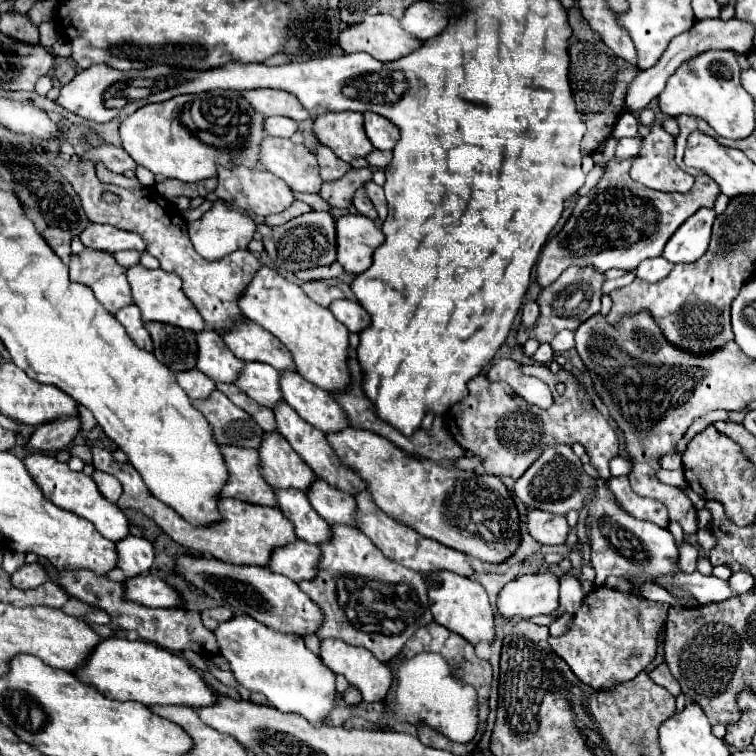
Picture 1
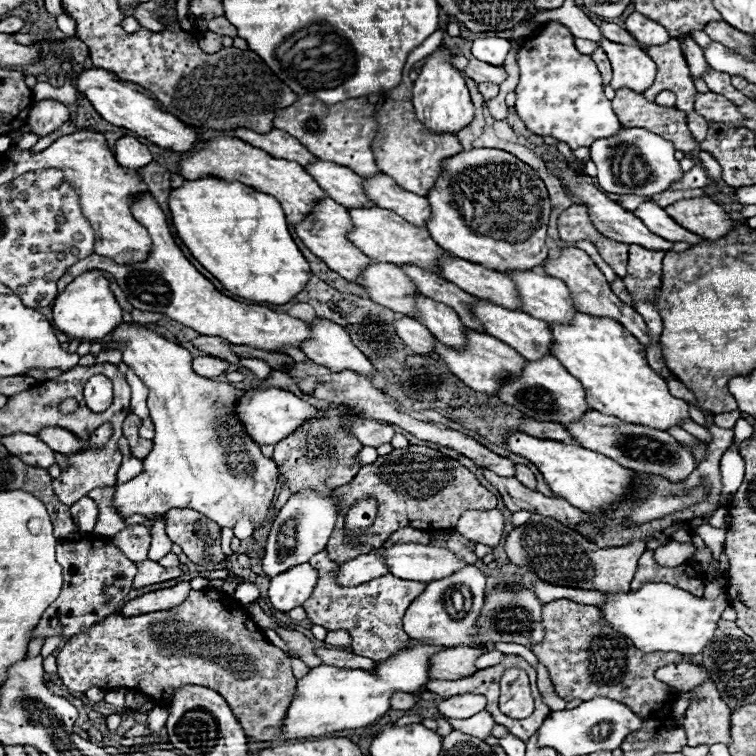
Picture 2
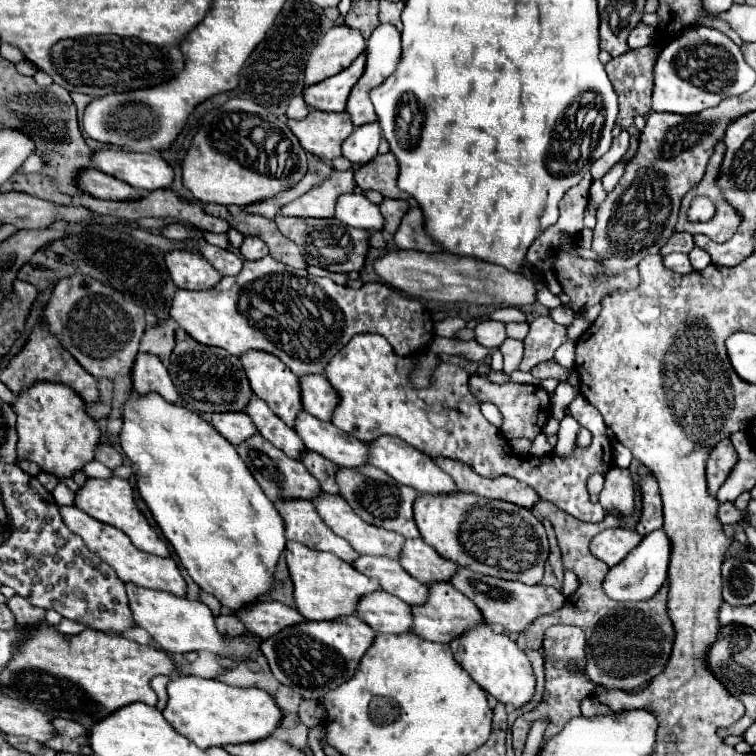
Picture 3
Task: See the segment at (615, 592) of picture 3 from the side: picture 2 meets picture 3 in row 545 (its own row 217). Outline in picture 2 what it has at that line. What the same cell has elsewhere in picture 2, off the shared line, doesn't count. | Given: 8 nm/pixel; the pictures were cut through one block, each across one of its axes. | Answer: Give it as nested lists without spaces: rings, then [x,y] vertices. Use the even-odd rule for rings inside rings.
[[[646,202],[646,204],[640,204],[638,210],[634,210],[634,214],[650,228],[650,232],[666,238],[666,240],[672,240],[672,242],[688,242],[688,244],[702,244],[704,238],[698,236],[698,234],[692,234],[688,232],[686,228],[678,226],[666,212],[664,208],[660,208],[658,204],[654,202]]]

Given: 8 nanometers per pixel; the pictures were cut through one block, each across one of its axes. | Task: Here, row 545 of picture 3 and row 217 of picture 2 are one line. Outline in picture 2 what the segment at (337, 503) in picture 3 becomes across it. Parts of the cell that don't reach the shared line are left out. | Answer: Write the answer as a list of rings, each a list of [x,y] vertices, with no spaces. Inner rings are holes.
[[[362,206],[362,208],[352,208],[348,212],[352,218],[352,230],[346,236],[366,256],[378,258],[382,262],[390,262],[396,266],[398,264],[414,264],[414,266],[420,266],[420,268],[440,274],[438,268],[434,268],[434,264],[444,250],[430,238],[426,228],[418,228],[418,226],[402,220],[402,216],[398,216],[386,208],[382,210],[378,206],[370,206],[370,208]]]

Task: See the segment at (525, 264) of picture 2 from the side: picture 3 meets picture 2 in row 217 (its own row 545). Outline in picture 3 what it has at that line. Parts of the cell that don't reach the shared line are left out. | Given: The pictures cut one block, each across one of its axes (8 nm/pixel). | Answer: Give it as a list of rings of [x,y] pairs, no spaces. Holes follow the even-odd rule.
[[[454,492],[452,496],[420,494],[414,502],[414,520],[420,536],[442,558],[458,566],[524,584],[542,580],[542,568],[548,560],[548,538],[542,522],[528,508],[506,504],[506,500],[486,500],[470,492]]]

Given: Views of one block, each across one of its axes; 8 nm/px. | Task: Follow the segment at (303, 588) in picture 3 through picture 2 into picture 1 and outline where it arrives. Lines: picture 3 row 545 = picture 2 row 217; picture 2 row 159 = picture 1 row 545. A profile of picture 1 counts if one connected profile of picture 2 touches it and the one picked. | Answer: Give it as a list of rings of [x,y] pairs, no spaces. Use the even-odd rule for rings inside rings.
[[[90,446],[90,450],[92,450],[94,468],[108,472],[108,474],[112,474],[120,480],[124,492],[118,500],[118,506],[146,514],[174,542],[182,544],[184,548],[188,548],[192,552],[208,554],[208,556],[214,556],[218,560],[232,562],[232,564],[266,566],[270,552],[276,546],[282,546],[282,544],[288,544],[290,540],[294,540],[294,524],[286,516],[282,516],[282,512],[278,508],[258,506],[258,504],[250,504],[250,502],[242,502],[242,500],[234,500],[234,498],[220,498],[218,500],[218,510],[220,510],[220,516],[222,516],[218,522],[204,524],[204,526],[192,526],[182,516],[178,516],[178,512],[174,512],[170,506],[166,506],[158,498],[154,498],[154,494],[148,490],[148,486],[144,484],[144,480],[140,478],[140,474],[136,472],[136,468],[132,464],[116,462],[112,452],[104,450],[100,446]]]

